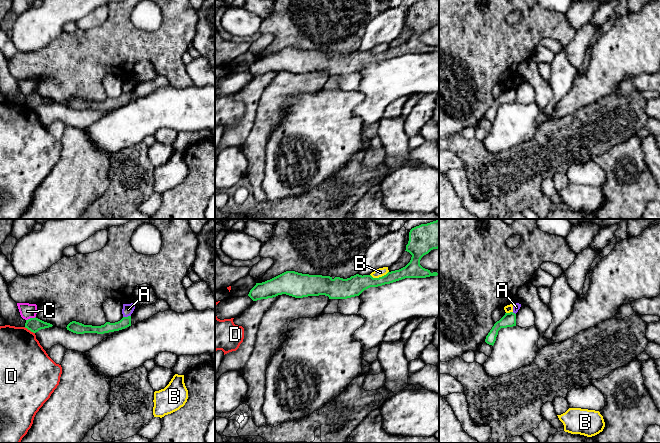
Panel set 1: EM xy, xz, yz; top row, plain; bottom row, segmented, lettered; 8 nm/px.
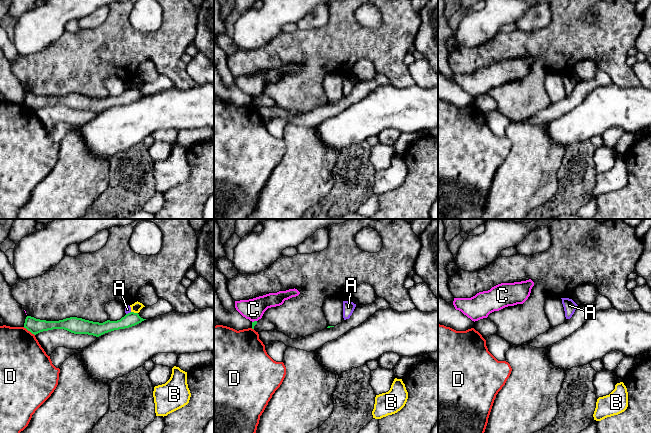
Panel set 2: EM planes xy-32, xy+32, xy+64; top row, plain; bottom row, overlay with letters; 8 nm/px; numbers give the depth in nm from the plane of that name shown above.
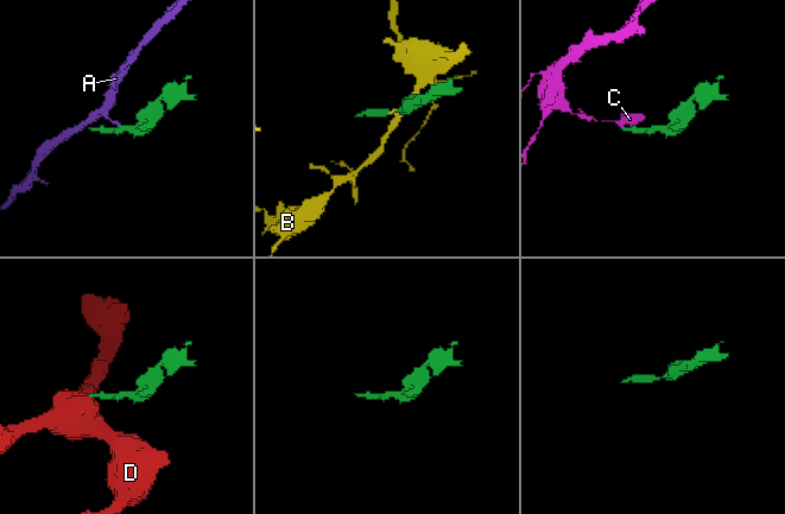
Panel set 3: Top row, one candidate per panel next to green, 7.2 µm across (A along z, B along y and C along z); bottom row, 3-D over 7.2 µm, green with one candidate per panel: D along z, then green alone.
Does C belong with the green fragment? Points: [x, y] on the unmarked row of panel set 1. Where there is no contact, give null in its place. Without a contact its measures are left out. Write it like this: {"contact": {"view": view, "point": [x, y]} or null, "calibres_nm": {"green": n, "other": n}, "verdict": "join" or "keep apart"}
{"contact": {"view": "xy", "point": [30, 94]}, "calibres_nm": {"green": 110, "other": 120}, "verdict": "keep apart"}

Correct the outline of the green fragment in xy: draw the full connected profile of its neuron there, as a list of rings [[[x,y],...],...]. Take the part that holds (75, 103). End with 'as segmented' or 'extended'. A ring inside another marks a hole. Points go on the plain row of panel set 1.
[[[131,92],[123,93],[120,97],[115,99],[106,98],[101,102],[92,102],[92,101],[84,101],[82,99],[72,97],[67,101],[67,106],[76,109],[76,110],[84,110],[84,109],[97,109],[104,110],[114,107],[119,107],[131,102]]]; as segmented

